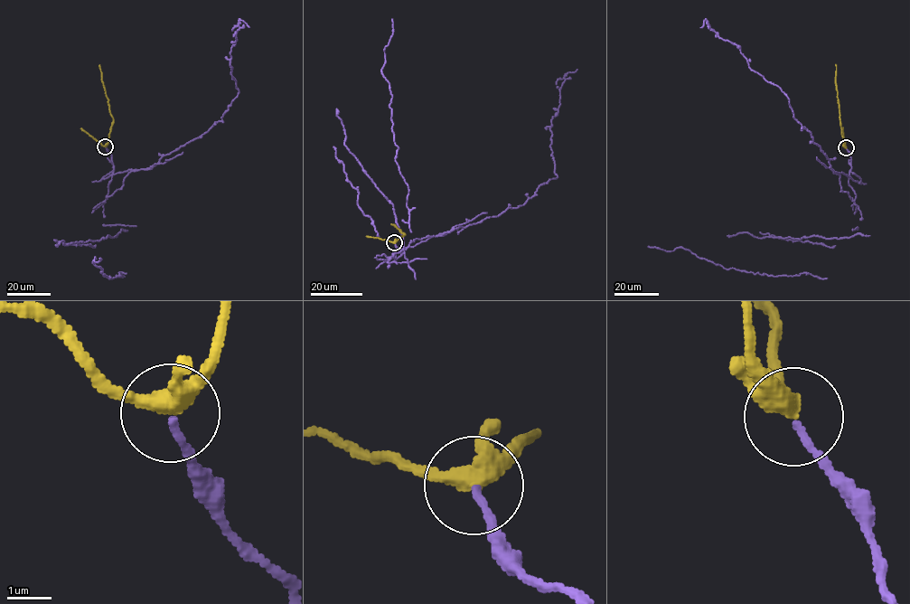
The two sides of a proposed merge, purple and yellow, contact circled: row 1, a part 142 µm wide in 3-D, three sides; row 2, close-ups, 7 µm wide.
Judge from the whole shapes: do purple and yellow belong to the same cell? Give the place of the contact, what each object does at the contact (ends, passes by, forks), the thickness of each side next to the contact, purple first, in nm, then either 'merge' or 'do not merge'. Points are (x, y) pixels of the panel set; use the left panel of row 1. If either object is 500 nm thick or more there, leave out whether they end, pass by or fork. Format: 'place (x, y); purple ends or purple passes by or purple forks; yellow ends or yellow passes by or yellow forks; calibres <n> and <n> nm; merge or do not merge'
place (105, 146); purple ends; yellow forks; calibres 140 and 340 nm; do not merge

